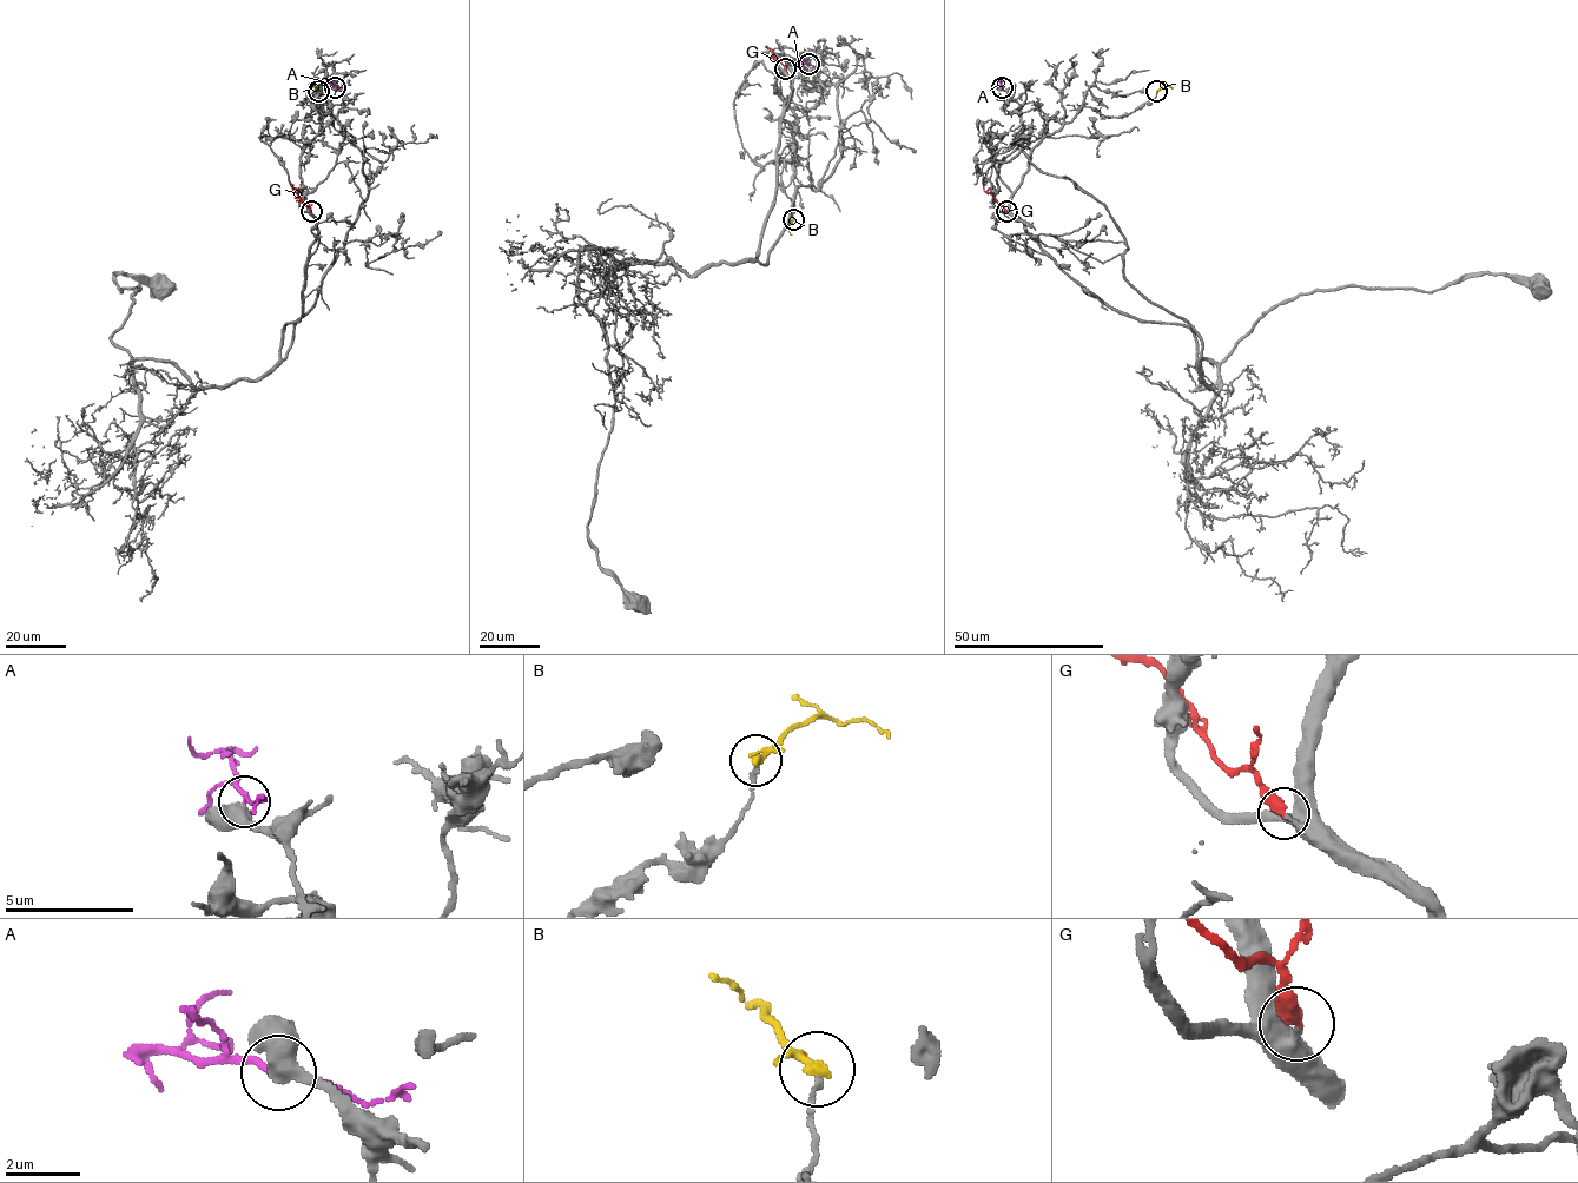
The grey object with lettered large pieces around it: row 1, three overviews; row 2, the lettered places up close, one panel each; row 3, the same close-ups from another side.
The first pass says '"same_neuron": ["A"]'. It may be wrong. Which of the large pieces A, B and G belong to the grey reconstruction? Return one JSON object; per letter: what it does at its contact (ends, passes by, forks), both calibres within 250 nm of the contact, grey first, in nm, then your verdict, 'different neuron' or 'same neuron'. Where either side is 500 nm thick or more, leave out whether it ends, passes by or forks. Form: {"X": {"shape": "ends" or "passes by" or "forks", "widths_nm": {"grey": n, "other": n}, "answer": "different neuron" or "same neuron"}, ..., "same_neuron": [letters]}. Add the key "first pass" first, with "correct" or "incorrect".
{"first pass": "incorrect", "A": {"shape": "passes by", "widths_nm": {"grey": 460, "other": 130}, "answer": "different neuron"}, "B": {"shape": "passes by", "widths_nm": {"grey": 150, "other": 200}, "answer": "different neuron"}, "G": {"shape": "ends", "widths_nm": {"grey": 260, "other": 440}, "answer": "different neuron"}, "same_neuron": []}

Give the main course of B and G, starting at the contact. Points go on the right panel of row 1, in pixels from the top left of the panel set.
B: (1156, 91), (1164, 86), (1173, 88)
G: (1007, 211), (984, 190), (986, 185)

